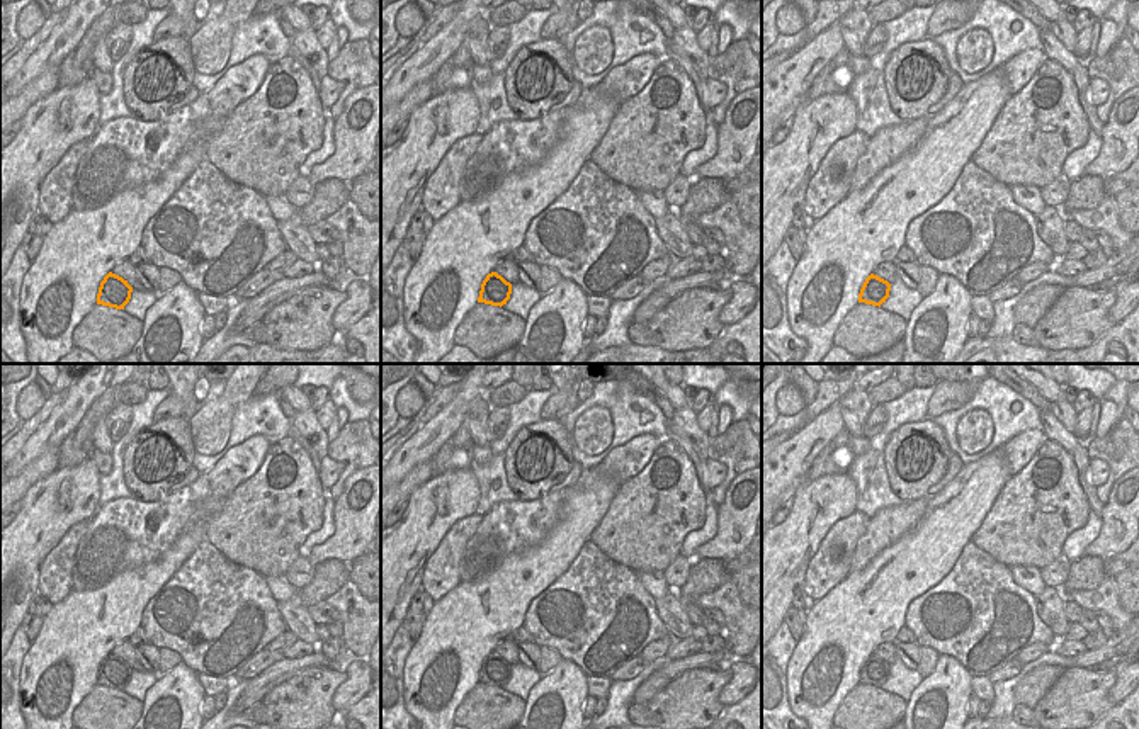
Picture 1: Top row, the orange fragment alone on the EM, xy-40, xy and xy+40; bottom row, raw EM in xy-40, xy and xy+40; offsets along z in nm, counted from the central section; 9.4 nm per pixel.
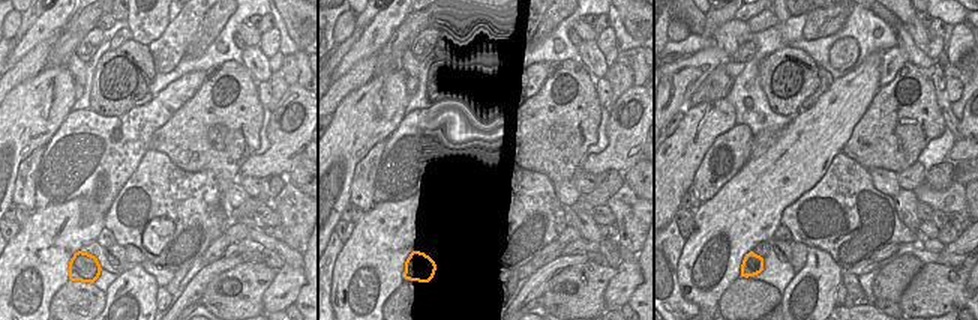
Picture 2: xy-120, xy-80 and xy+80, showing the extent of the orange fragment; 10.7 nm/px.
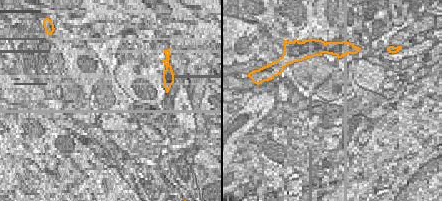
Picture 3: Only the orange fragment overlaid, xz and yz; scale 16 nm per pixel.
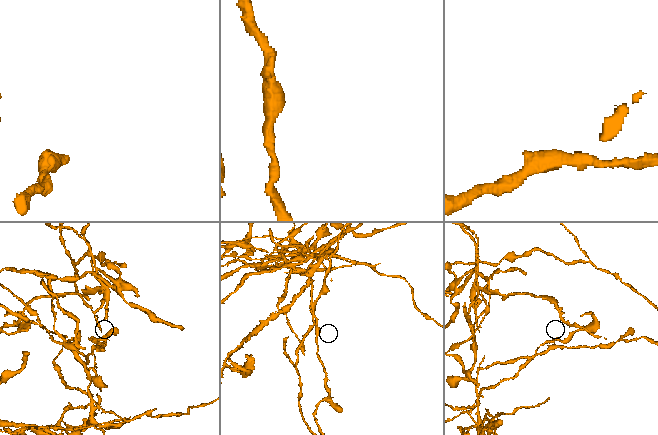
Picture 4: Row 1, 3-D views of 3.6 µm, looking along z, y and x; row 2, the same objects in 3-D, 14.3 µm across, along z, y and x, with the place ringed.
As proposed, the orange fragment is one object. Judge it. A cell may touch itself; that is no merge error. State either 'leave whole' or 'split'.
split

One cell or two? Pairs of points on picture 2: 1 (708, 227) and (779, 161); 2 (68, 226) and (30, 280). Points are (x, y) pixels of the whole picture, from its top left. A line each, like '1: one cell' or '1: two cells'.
1: one cell
2: one cell

